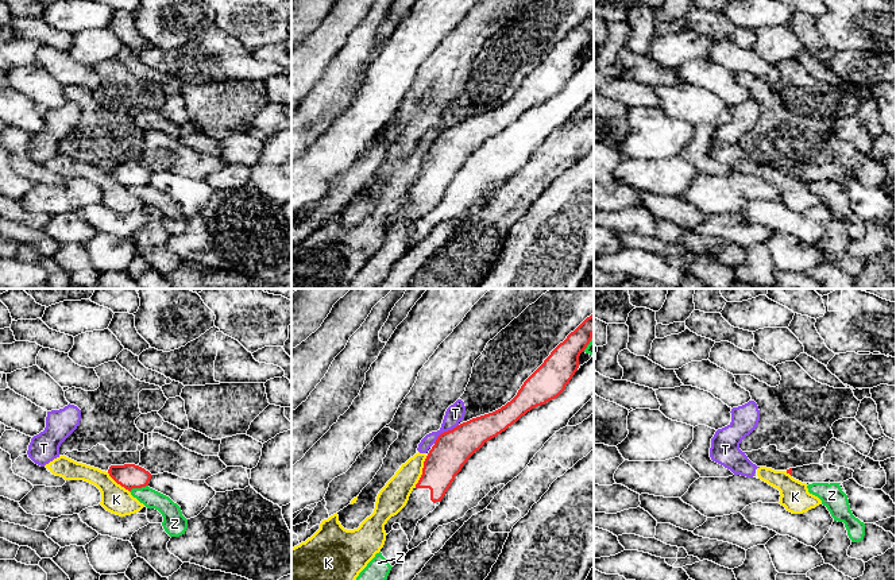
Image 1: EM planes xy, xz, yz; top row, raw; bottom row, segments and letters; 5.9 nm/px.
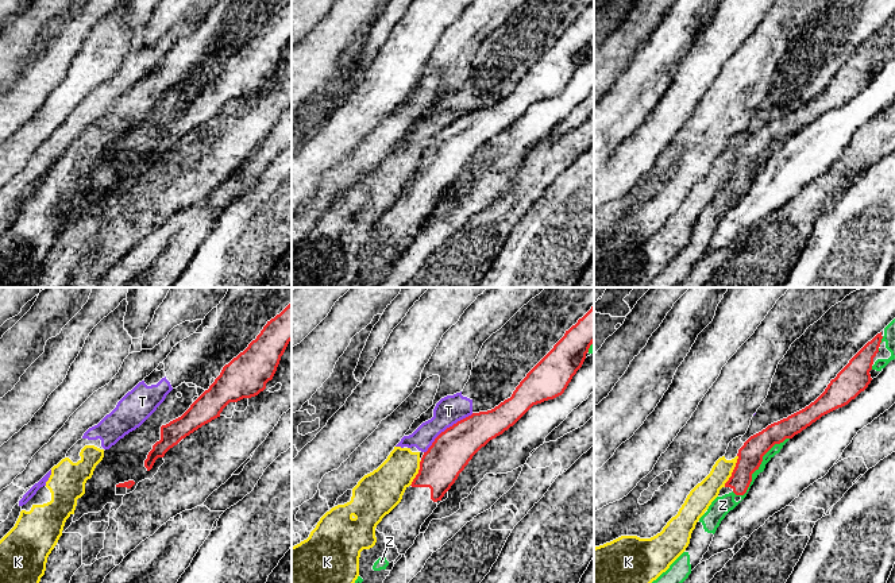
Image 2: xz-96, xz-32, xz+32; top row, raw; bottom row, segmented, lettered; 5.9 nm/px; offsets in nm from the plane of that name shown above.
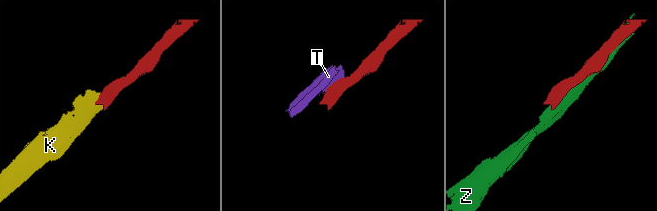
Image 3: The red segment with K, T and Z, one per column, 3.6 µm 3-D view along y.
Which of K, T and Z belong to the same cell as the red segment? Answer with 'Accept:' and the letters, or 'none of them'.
Accept: none of them

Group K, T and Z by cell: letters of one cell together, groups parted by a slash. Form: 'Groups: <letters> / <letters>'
Groups: K / T / Z

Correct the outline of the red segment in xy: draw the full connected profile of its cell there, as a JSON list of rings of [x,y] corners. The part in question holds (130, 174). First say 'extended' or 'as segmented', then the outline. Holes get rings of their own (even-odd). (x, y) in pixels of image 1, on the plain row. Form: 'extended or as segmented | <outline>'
as segmented | [[[135,162],[111,163],[108,171],[128,189],[148,183],[152,174],[148,169]]]

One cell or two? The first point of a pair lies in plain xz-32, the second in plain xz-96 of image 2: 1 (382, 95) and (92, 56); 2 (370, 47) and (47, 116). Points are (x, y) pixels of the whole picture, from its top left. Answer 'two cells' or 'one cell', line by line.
1: one cell
2: two cells

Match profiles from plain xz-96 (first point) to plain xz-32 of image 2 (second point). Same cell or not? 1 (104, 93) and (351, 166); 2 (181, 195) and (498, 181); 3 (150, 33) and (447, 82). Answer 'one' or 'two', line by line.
1: one
2: one
3: one

